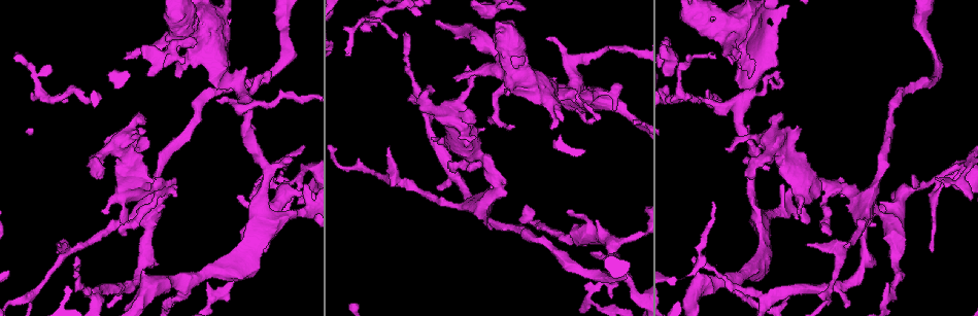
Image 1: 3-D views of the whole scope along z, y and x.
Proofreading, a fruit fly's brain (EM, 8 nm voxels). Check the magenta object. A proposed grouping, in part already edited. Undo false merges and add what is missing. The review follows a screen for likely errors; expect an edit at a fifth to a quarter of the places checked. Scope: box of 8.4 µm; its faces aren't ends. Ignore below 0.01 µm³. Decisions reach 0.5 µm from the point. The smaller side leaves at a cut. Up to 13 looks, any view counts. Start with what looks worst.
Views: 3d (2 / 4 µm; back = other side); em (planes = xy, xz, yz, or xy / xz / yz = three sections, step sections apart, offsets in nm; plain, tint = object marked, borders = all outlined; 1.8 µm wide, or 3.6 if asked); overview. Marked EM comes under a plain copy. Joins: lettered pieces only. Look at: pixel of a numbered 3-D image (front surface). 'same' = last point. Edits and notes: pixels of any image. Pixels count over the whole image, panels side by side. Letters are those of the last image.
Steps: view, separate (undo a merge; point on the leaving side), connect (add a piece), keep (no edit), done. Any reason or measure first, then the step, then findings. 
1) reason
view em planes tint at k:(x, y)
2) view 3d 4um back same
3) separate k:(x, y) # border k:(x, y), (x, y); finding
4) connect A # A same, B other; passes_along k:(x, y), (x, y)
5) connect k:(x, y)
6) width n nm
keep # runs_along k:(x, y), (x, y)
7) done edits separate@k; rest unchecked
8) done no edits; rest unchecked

closes a loop
view em planes tint at 1:(451, 113)

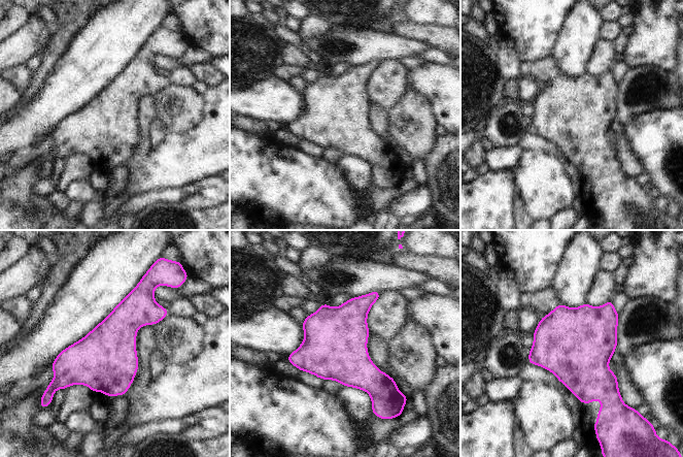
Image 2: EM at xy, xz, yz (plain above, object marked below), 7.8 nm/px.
see the neighbours
view em planes borders same

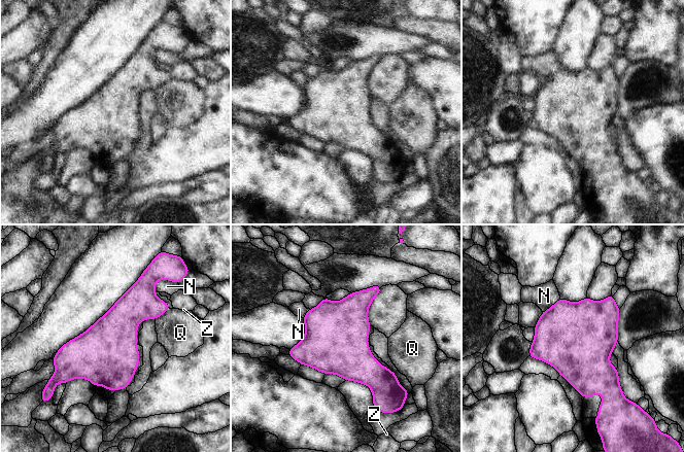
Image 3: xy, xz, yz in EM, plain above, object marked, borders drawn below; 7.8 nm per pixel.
keep # N other, Q other, Z other; continuous, no second neuron

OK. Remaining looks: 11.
four or more arms meet
view 3d 4um at 1:(482, 203)

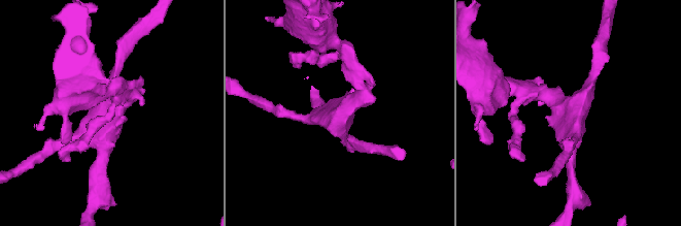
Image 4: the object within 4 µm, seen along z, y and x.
arms 4
view em xy step 4 tint at 4:(343, 114)

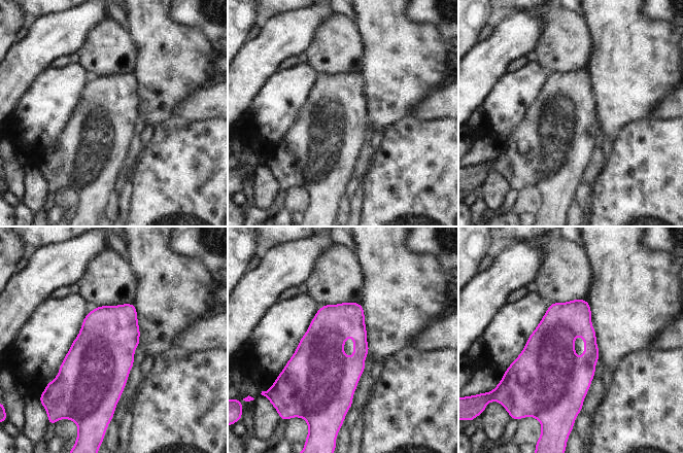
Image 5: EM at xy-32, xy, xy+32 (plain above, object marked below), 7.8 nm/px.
view em planes borders same

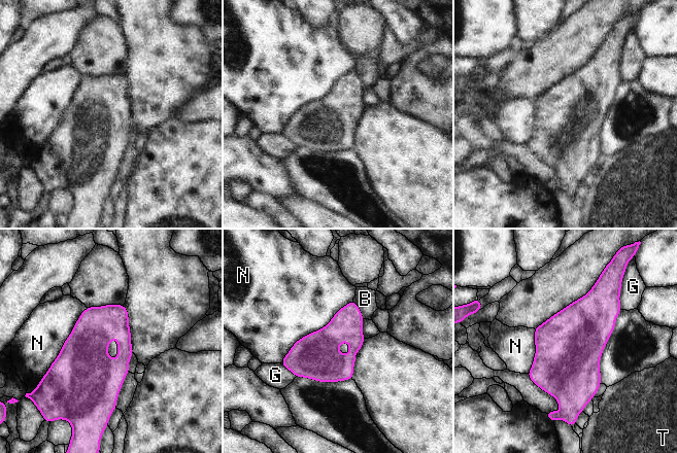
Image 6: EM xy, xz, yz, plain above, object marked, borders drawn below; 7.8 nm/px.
longest_contact N 750 nm
keep # B other, G other, N other, T other; border 6:(352, 299), (279, 362); one neuron here

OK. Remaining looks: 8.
a fork
view 3d 4um at 1:(133, 285)

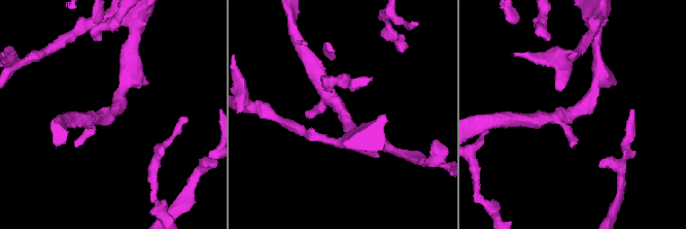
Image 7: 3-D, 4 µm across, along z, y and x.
view em xy step 16 tint at 7:(338, 104)

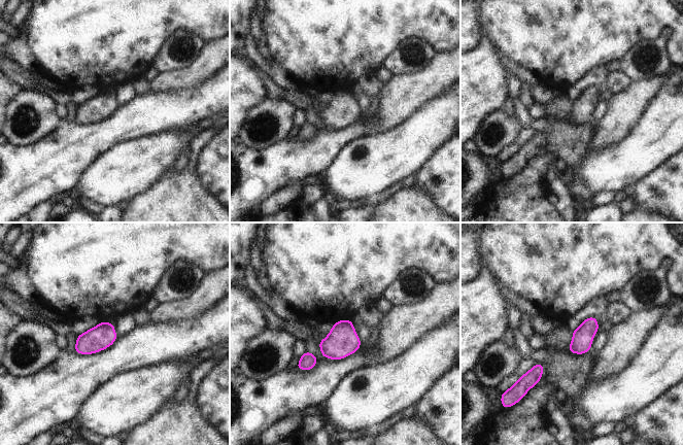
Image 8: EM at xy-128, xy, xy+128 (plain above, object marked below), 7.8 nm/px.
view em xy step 16 borders same

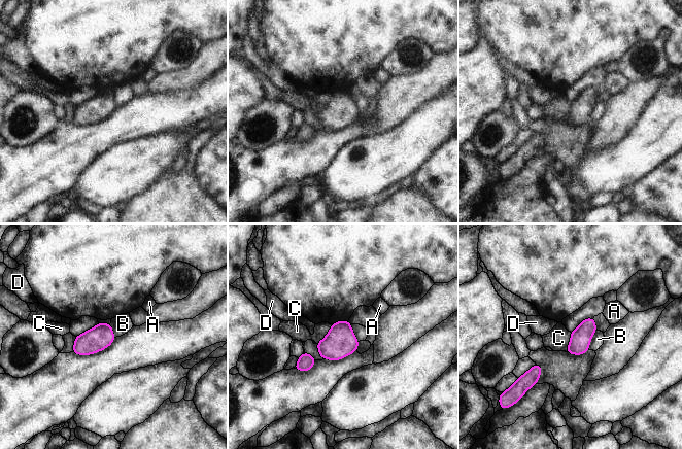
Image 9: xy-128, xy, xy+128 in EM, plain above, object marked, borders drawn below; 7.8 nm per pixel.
width 160 nm; longest_contact C 200 nm
keep # A other, B other, C other, D other; one neuron here

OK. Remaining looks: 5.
tapers out
view 3d 2um at 1:(68, 99)

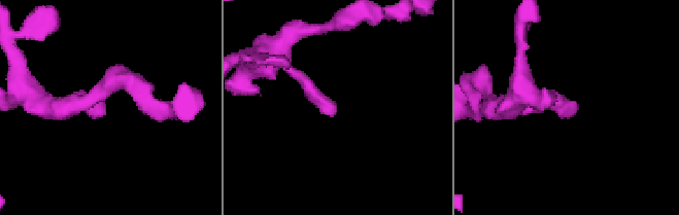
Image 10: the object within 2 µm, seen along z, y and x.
view em planes borders at 10:(102, 106)

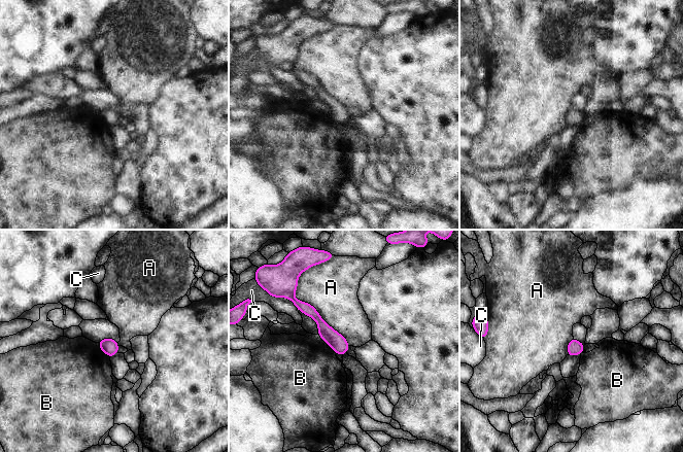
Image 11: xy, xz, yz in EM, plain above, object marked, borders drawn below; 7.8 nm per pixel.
keep # A other, B other, C other; none of them fits

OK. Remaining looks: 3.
an open end
view 3d 2um at 1:(408, 33)

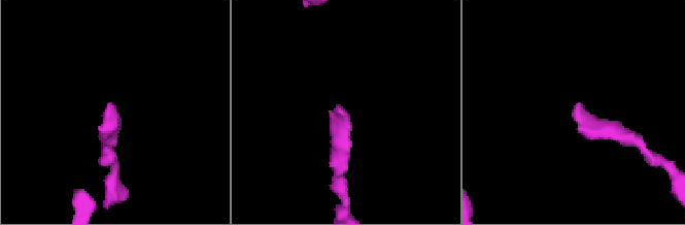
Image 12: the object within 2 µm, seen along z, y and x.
view em planes borders at 12:(338, 110)

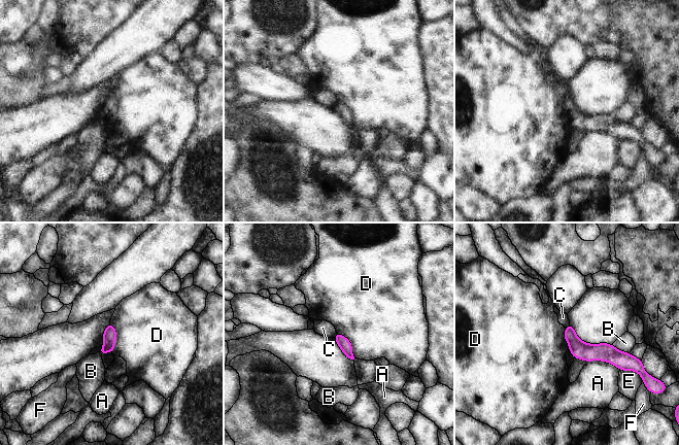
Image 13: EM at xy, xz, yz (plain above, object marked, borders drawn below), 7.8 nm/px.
keep # A other, B other, C other, D other, E other, F other; border 13:(110, 321), (115, 330), (112, 353); none of them fits

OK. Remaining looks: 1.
done no edits; rest unchecked

